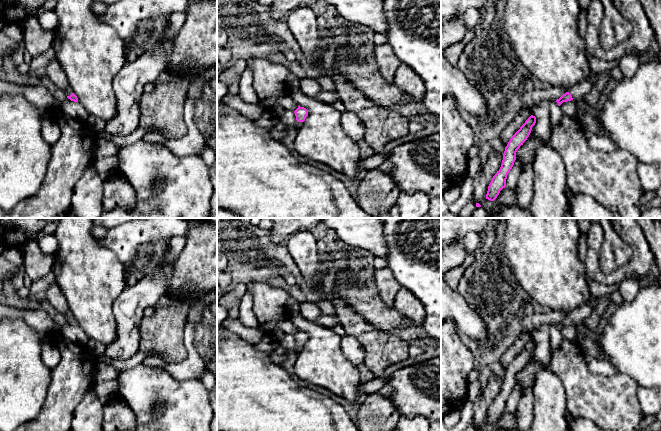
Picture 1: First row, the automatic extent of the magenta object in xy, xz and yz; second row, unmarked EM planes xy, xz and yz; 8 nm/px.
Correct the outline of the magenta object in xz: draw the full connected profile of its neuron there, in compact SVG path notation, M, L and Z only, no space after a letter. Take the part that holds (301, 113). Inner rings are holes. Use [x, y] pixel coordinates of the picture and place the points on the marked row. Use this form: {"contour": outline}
{"contour": "M298 106L298 108L294 111L297 122L304 122L306 117L308 116L308 110L304 107Z"}

